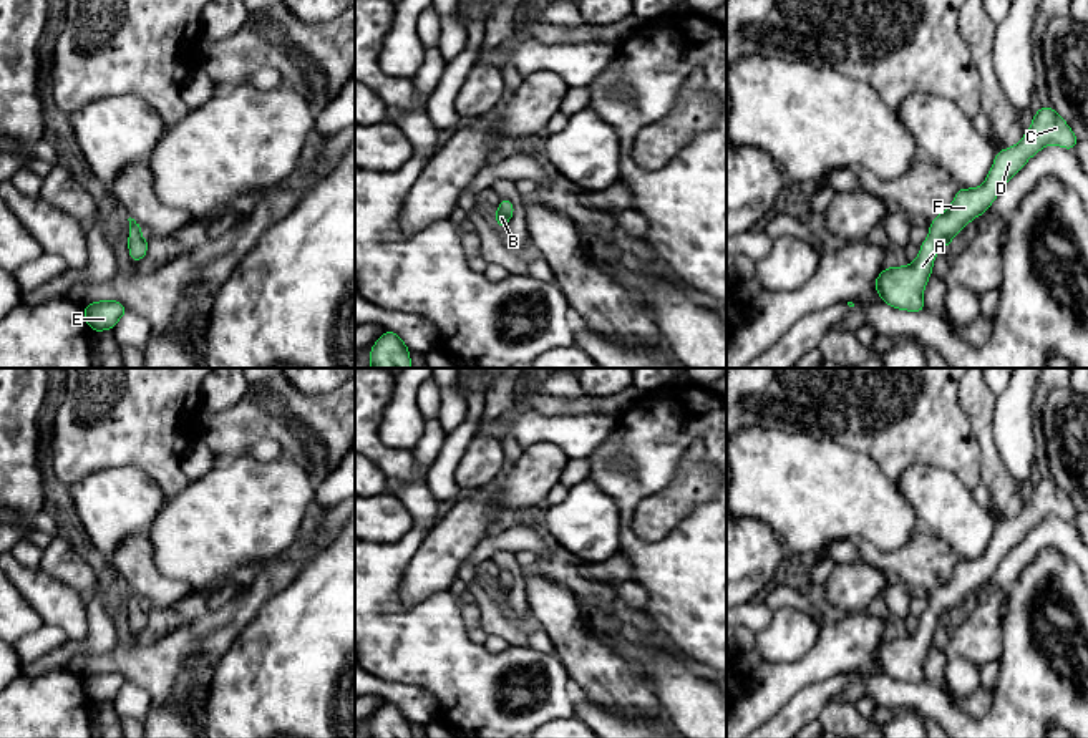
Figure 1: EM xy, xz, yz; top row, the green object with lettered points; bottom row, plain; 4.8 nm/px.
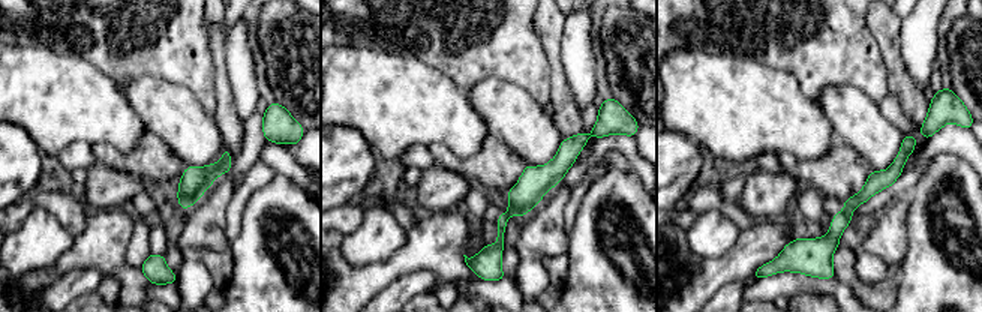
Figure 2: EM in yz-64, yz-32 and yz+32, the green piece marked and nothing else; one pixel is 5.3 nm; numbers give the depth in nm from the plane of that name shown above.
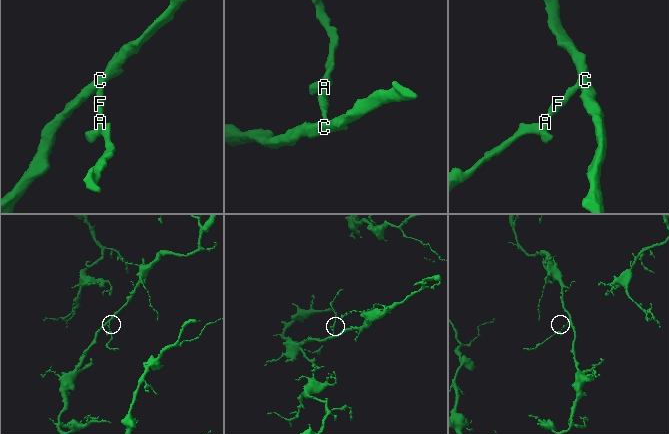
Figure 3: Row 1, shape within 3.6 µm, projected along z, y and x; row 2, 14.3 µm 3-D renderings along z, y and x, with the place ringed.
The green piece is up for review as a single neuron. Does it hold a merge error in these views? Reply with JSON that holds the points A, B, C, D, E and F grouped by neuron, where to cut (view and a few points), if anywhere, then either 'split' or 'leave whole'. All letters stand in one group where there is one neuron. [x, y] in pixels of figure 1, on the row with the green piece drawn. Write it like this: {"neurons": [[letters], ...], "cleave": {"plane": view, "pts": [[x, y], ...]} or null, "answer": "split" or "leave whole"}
{"neurons": [["A", "B", "C", "D", "E", "F"]], "cleave": null, "answer": "leave whole"}

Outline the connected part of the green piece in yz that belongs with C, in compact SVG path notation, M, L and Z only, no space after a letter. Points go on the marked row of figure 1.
M1038 108L1030 129L1013 148L997 151L992 169L982 186L960 187L952 206L930 224L930 235L920 245L914 264L886 267L874 280L884 303L909 312L922 312L924 287L932 275L932 264L940 247L950 240L977 216L985 214L1002 187L1025 166L1025 163L1048 144L1075 149L1078 138L1065 119L1052 108Z

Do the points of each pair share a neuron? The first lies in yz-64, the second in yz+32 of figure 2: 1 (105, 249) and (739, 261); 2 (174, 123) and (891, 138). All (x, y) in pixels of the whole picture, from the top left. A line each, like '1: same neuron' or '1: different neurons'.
1: same neuron
2: same neuron

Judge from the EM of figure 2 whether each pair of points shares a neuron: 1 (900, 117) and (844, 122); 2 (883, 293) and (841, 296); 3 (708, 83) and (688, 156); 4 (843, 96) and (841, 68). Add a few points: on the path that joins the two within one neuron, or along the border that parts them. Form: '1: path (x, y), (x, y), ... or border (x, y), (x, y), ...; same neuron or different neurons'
1: border (877, 104), (879, 110), (904, 134); different neurons
2: border (834, 278), (843, 282), (855, 296); different neurons
3: border (672, 129), (693, 138), (700, 146); different neurons
4: border (814, 99), (825, 87), (853, 86), (874, 102); different neurons

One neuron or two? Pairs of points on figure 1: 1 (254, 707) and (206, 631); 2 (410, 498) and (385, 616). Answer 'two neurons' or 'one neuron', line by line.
1: two neurons
2: one neuron

